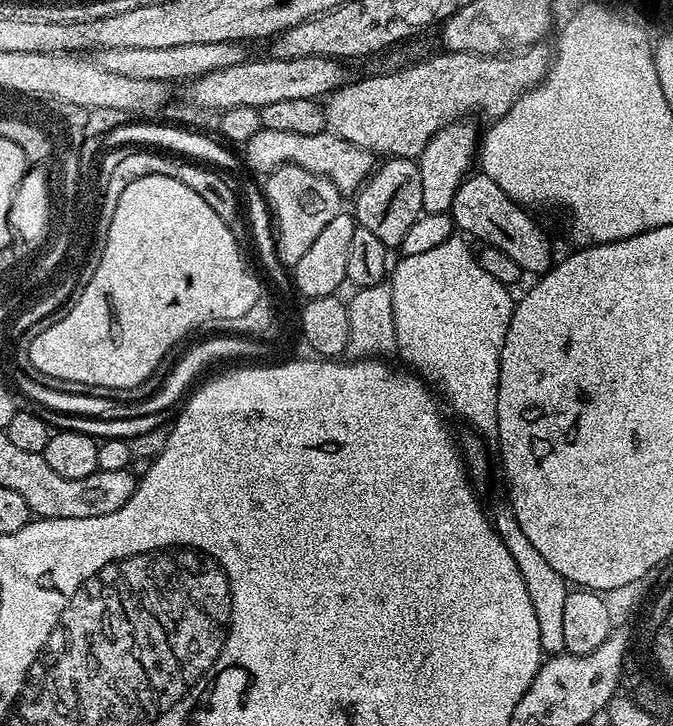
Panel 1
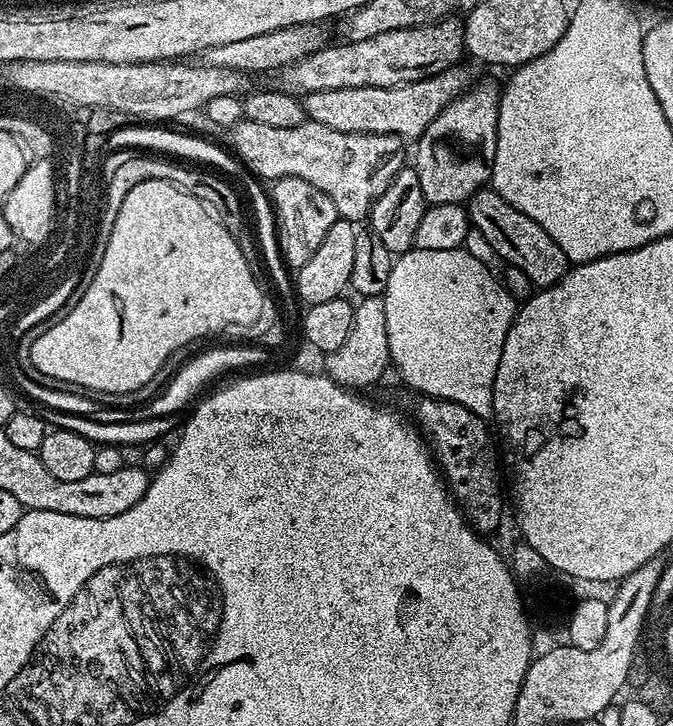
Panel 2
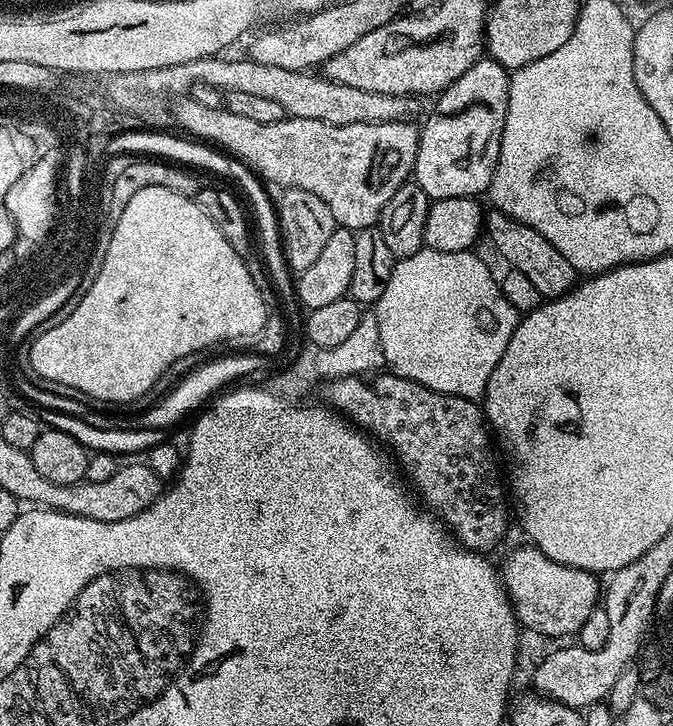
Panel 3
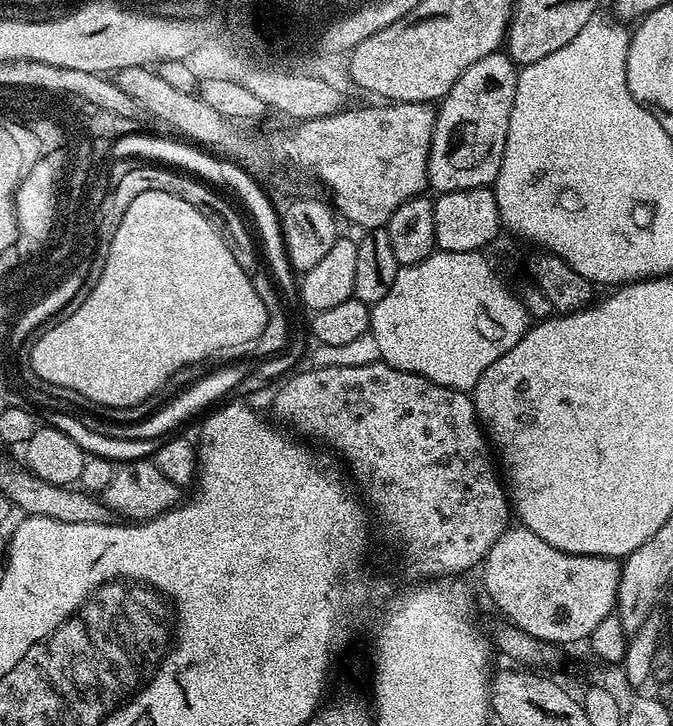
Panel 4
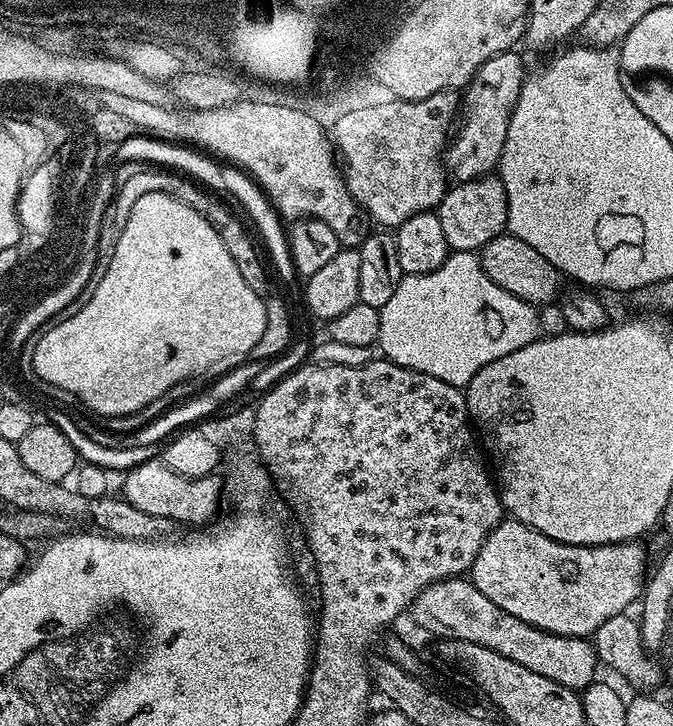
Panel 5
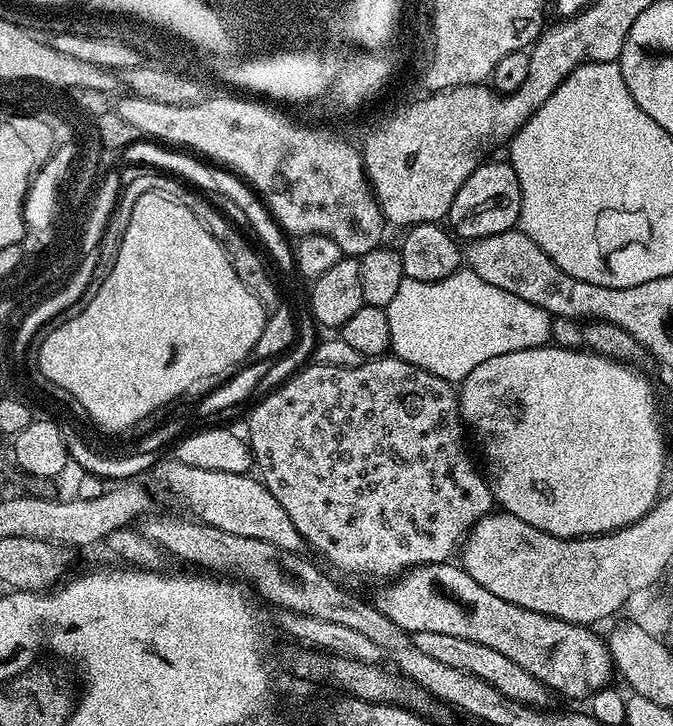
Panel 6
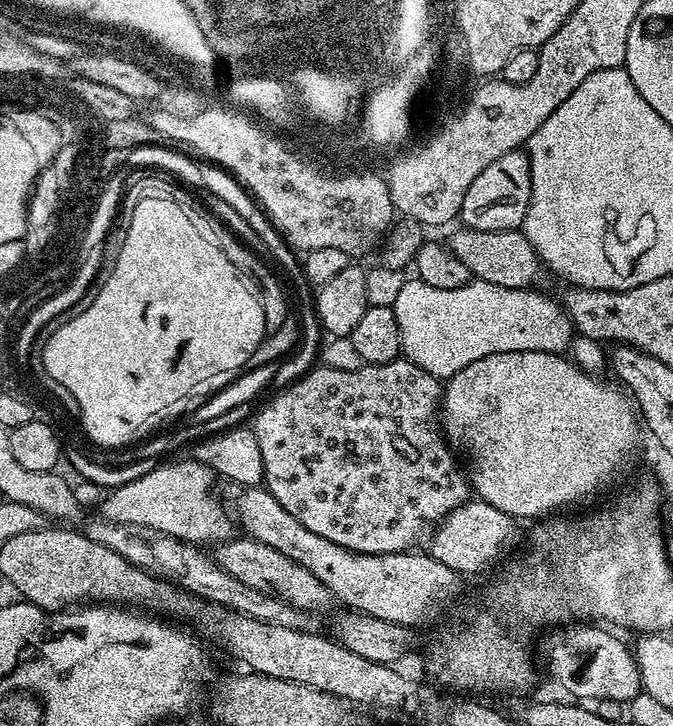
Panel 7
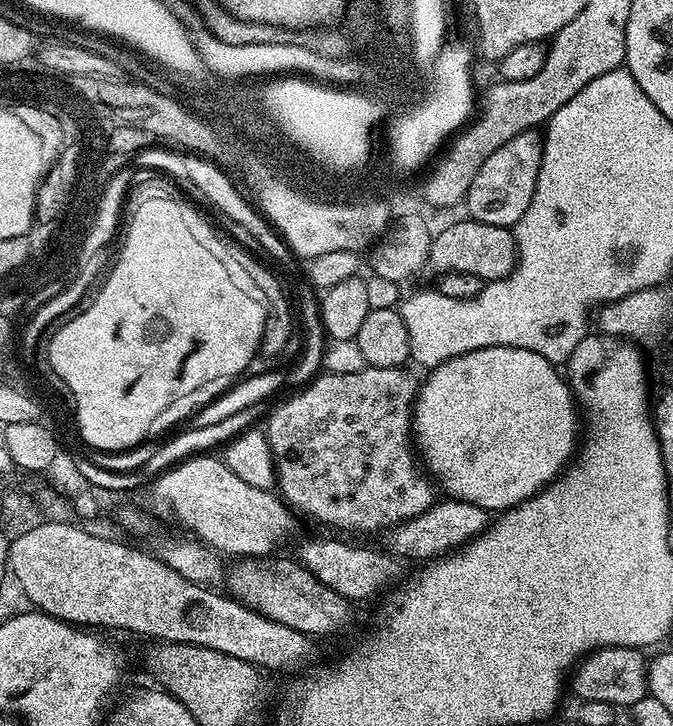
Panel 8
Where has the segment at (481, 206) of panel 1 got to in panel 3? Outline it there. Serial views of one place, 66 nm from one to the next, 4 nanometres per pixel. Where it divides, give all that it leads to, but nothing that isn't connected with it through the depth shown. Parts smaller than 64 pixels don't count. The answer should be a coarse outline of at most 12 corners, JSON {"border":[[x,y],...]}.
{"border":[[489,211],[483,231],[544,300],[578,273],[538,230]]}

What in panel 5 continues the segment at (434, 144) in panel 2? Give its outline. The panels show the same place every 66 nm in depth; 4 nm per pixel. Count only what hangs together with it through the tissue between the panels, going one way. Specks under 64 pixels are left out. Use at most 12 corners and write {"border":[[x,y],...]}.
{"border":[[494,54],[463,89],[443,159],[453,181],[497,171],[526,79]]}

